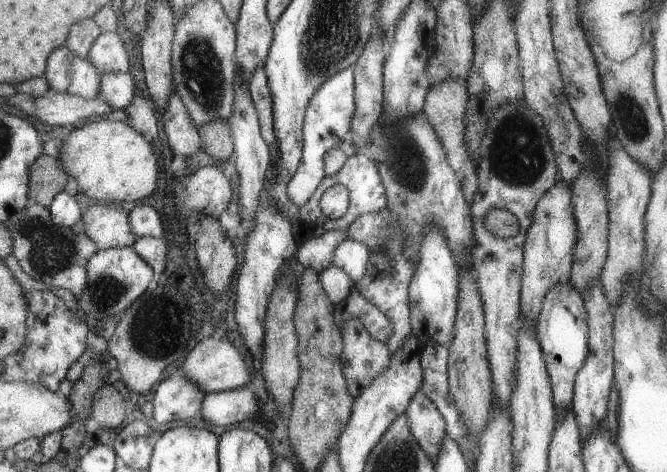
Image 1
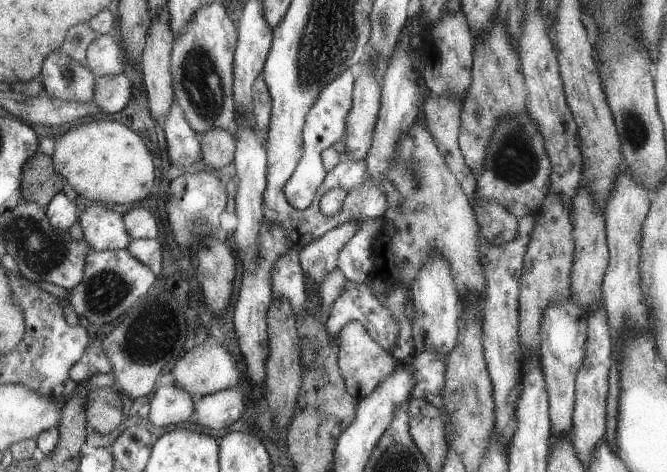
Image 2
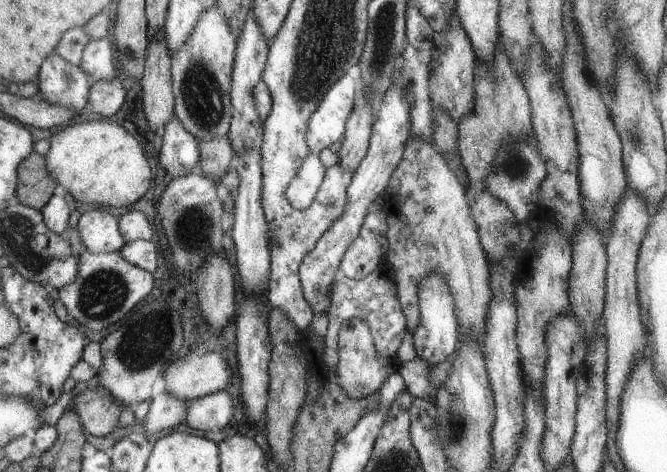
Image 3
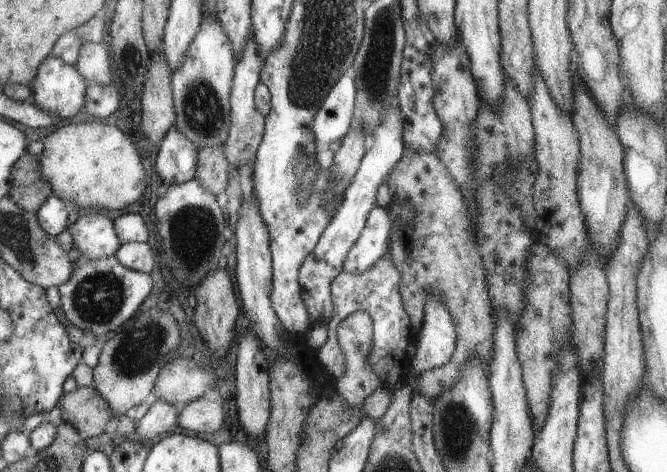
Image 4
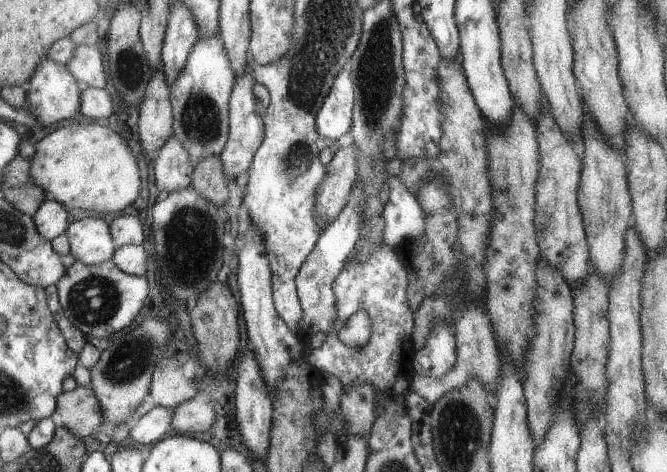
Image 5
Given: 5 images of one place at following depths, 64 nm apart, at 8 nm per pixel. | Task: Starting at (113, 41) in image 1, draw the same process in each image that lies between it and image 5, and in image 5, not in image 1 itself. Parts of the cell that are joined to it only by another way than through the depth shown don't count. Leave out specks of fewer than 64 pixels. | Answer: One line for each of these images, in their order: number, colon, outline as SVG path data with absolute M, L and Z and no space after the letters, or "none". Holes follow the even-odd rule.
2: M113 34L97 36L87 46L85 66L93 72L95 78L123 74L123 70L125 70L125 48L121 46L119 38L115 38Z
3: M111 36L101 40L89 40L83 48L79 68L83 68L83 72L91 76L91 82L113 80L115 76L119 76L117 50Z
4: M107 42L101 44L83 44L79 50L79 56L75 60L77 72L93 86L109 86L115 82L113 68L111 68L111 52L107 48Z
5: M77 46L71 60L65 66L71 70L71 76L75 76L77 82L99 90L109 88L105 52L97 46Z

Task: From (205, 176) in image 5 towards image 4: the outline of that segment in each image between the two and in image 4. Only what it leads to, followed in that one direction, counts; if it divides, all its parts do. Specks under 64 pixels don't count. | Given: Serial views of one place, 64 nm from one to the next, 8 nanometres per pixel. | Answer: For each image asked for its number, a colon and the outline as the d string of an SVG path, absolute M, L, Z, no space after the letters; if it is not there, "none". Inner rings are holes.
4: M223 146L199 150L199 168L195 172L195 180L205 192L213 196L217 196L219 192L225 192L229 170L231 166L225 158Z

